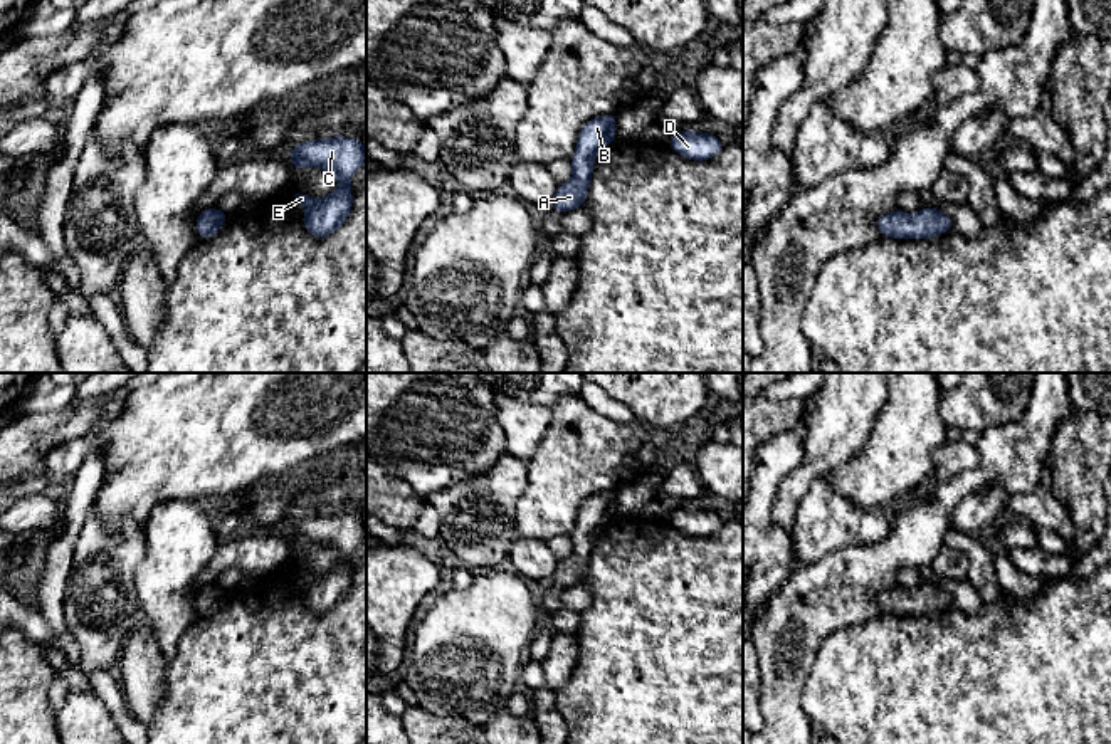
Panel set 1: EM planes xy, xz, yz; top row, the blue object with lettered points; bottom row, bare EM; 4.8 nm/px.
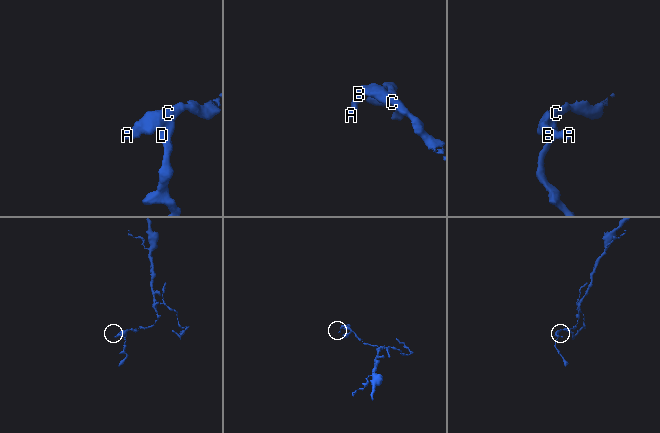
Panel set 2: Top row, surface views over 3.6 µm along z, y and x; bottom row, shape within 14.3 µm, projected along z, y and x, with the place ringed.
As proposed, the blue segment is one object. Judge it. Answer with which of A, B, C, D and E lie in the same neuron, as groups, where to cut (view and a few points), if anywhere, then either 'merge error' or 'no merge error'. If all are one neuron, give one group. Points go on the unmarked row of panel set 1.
A B C D E; no cut; no merge error

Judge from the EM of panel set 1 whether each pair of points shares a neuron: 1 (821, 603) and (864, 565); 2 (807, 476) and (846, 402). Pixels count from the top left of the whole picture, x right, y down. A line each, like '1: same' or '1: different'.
1: same
2: same

